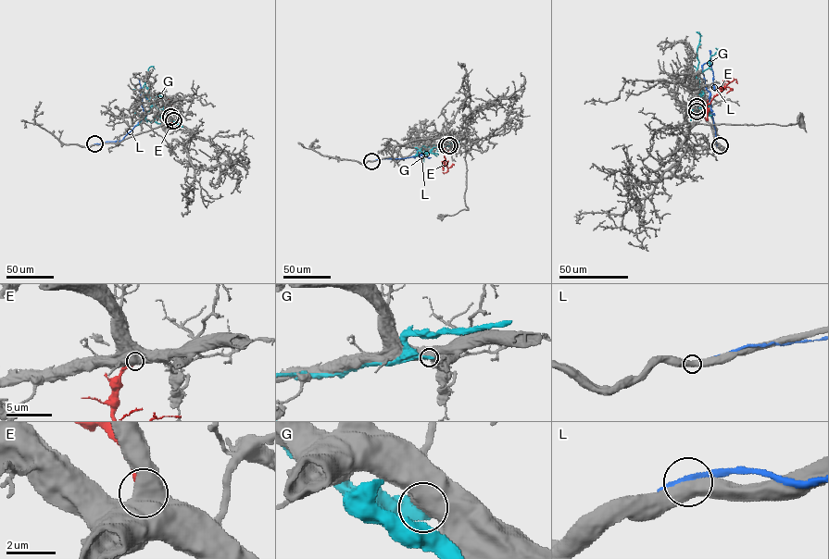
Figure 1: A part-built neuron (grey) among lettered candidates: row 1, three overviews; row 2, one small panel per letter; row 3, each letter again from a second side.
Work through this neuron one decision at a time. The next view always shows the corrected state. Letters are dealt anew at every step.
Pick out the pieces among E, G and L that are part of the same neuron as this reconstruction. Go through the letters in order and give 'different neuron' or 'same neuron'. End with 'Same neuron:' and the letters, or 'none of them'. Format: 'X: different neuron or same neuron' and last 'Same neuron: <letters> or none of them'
E: same neuron
G: different neuron
L: different neuron
Same neuron: E

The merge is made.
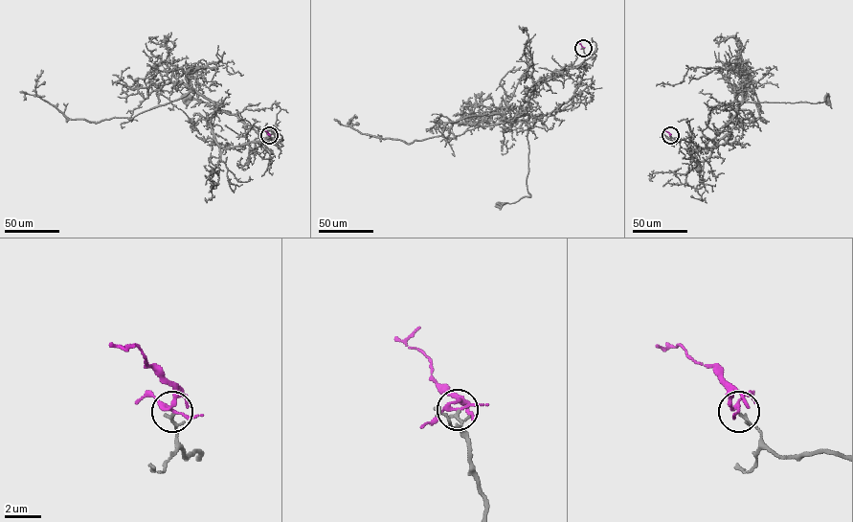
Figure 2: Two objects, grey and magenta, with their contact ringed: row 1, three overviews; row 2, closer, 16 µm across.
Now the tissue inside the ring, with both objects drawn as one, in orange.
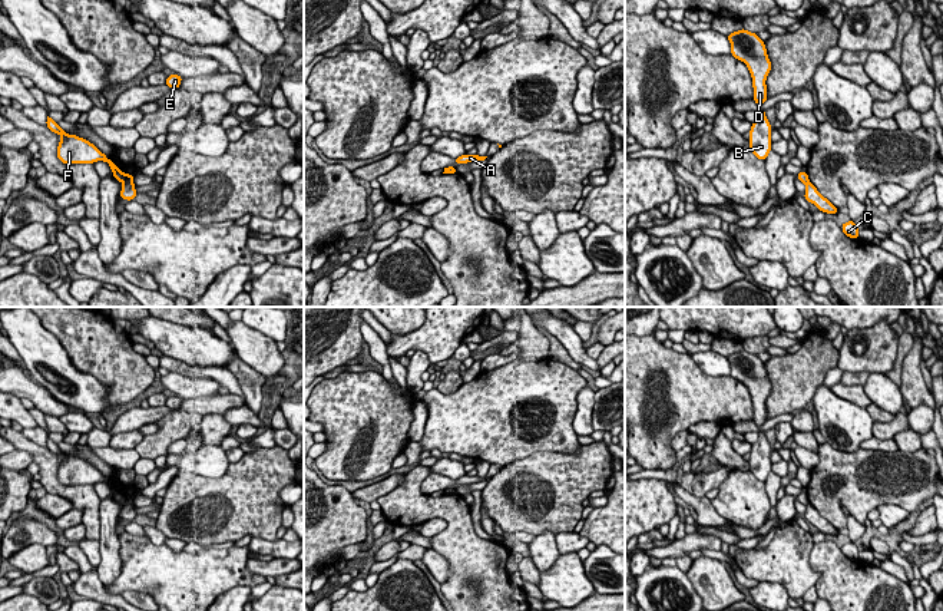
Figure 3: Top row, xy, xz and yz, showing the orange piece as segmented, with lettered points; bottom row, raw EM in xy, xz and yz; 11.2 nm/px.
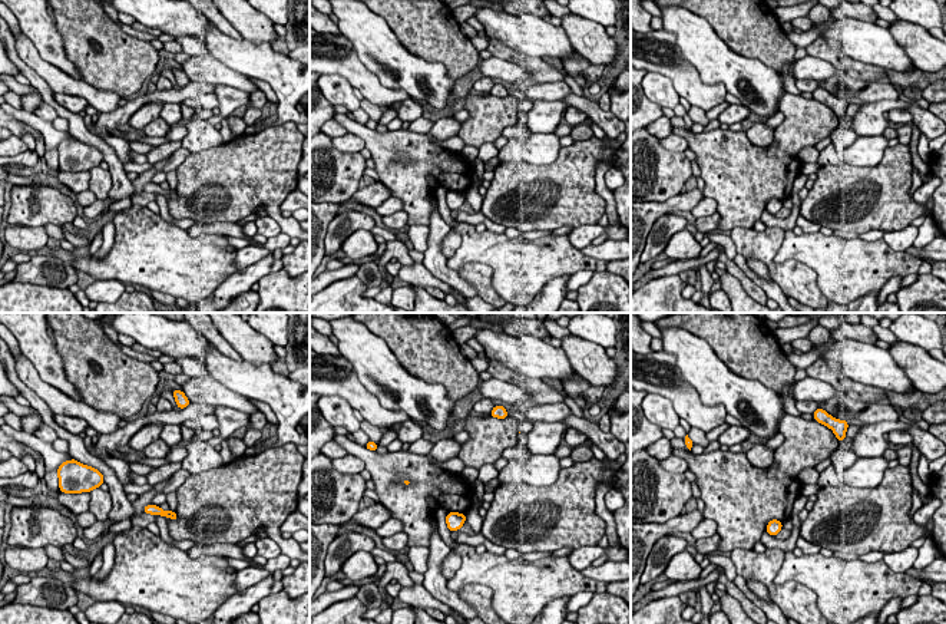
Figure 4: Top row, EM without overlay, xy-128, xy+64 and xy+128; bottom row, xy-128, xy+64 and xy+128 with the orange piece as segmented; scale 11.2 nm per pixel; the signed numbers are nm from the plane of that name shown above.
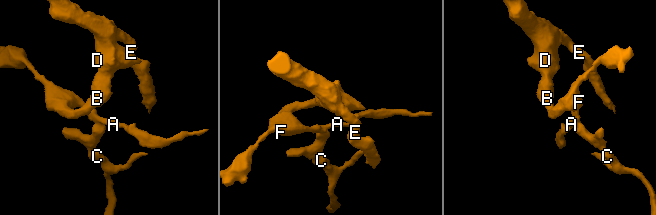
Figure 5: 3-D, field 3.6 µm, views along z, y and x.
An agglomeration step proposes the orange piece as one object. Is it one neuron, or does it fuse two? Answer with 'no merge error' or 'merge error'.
merge error

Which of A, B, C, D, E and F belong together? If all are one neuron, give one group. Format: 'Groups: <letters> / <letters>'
Groups: A B D E F / C

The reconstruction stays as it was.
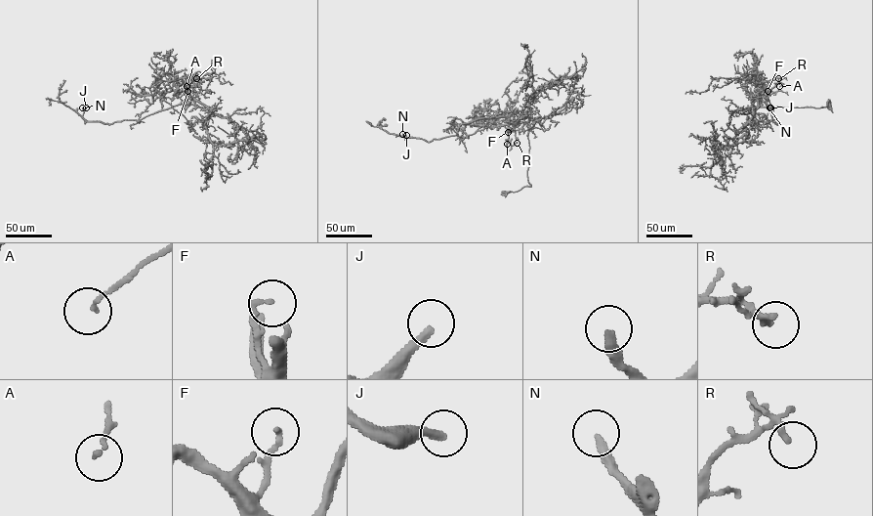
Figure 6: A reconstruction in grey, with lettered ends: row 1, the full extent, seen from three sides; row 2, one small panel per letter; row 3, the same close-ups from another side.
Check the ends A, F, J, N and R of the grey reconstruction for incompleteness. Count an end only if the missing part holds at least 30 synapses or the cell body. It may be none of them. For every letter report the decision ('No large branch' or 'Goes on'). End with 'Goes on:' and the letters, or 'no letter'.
A: No large branch
F: No large branch
J: Goes on
N: Goes on
R: No large branch
Goes on: J, N

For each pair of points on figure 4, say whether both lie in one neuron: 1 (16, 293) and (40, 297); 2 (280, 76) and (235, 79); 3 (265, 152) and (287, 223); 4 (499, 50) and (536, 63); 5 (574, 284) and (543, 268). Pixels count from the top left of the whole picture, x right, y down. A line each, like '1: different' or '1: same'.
1: same
2: different
3: same
4: same
5: different

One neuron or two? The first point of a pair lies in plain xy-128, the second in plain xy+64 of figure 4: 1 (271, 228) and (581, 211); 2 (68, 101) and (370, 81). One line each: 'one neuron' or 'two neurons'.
1: two neurons
2: two neurons

